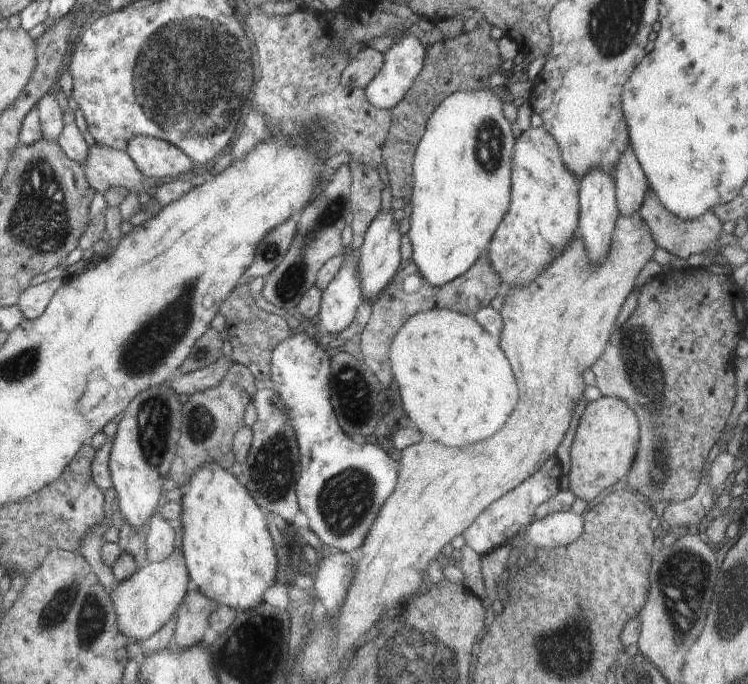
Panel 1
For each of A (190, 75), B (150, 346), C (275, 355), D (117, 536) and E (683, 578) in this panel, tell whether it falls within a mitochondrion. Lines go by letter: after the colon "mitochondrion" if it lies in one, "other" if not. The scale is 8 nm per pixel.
A: mitochondrion
B: mitochondrion
C: other
D: other
E: mitochondrion

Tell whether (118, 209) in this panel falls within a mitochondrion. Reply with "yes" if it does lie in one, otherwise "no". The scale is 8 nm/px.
no

